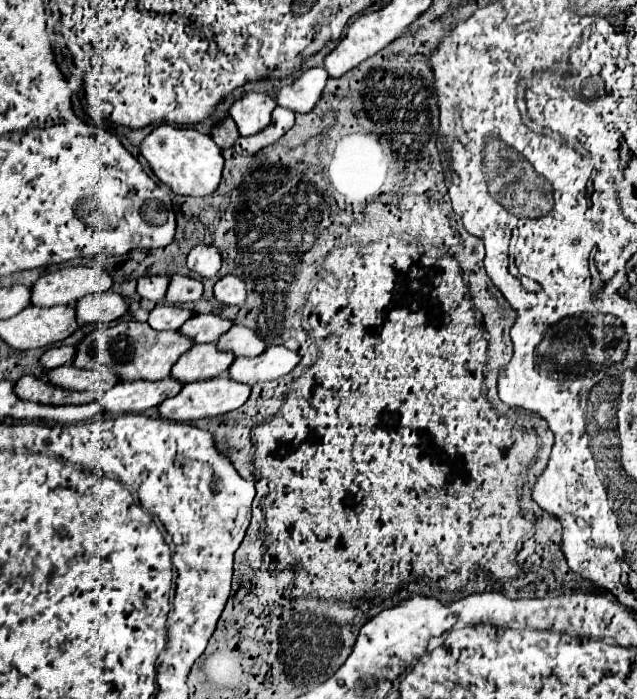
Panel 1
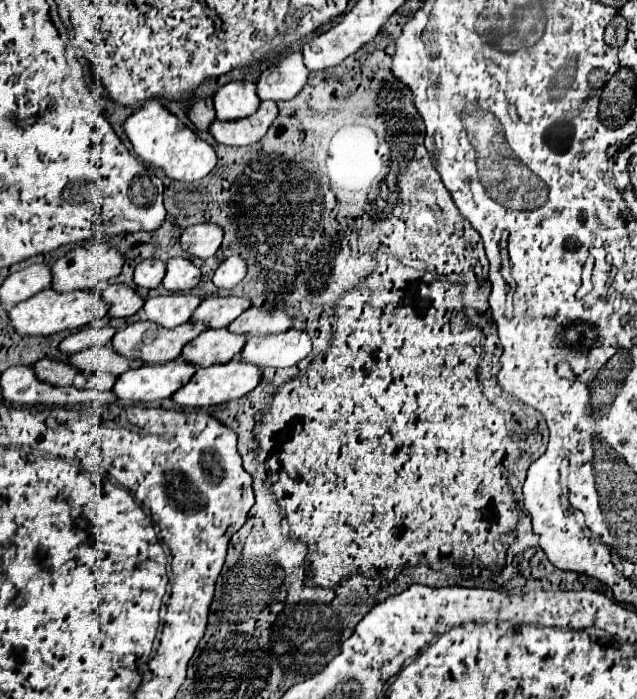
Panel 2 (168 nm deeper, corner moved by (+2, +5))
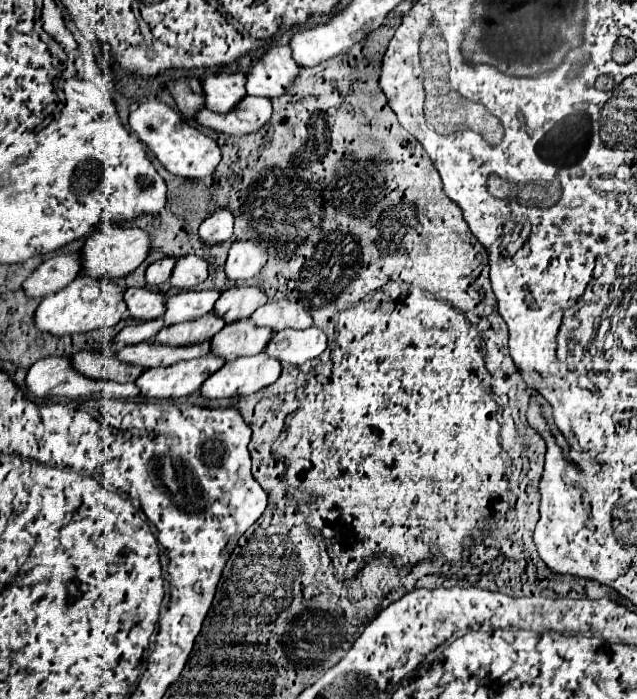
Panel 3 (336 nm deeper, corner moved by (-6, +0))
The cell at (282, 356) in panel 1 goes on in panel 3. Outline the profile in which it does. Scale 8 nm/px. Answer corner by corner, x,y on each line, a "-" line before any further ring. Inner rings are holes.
317,327
303,331
287,329
275,333
265,347
265,355
277,359
283,365
303,365
309,359
319,357
327,349
327,337

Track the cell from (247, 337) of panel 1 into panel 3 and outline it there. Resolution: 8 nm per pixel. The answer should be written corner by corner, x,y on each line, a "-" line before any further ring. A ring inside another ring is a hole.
293,301
265,303
251,315
251,321
257,327
269,327
271,331
307,329
313,325
313,319
307,315
307,311

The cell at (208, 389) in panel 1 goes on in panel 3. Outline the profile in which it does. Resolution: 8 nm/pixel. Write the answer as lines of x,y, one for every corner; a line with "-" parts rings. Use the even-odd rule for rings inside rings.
267,355
241,357
227,361
219,371
215,371
203,385
203,399
231,399
241,395
253,395
263,387
277,381
281,373
281,363

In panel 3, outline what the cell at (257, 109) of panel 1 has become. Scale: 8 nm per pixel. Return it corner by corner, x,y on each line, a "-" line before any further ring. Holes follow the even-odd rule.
207,73
201,83
207,93
207,109
215,113
229,113
247,97
243,73

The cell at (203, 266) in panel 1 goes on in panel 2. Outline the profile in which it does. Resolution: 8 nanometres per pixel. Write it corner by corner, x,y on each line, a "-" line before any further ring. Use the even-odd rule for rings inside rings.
203,222
185,228
181,234
181,244
183,250
189,256
199,256
199,258
209,258
213,256
223,240
223,228
215,226
213,222

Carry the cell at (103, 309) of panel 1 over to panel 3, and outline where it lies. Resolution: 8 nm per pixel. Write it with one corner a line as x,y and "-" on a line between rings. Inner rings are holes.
125,289
125,303
135,321
149,321
163,315
165,297
153,289

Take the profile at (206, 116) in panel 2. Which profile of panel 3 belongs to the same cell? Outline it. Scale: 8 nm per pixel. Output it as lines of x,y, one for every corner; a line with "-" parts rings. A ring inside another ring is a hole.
179,79
171,81
169,91
177,103
177,109
191,121
197,119
199,109
205,109
205,91
199,79

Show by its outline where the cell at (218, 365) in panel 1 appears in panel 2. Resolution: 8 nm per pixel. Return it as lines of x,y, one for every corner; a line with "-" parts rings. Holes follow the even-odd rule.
207,328
183,348
183,358
195,366
225,364
241,354
247,336
229,332
227,328

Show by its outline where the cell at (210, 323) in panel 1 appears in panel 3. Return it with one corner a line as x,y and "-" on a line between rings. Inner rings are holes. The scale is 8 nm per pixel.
231,287
221,293
215,303
215,315
225,319
225,323
235,323
249,319
255,309
267,303
267,295
259,287

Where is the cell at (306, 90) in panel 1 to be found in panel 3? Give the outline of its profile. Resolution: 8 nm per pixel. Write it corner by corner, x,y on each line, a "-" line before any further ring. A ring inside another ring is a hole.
273,45
247,73
247,93
267,99
281,97
295,85
299,73
301,67
295,63
291,49

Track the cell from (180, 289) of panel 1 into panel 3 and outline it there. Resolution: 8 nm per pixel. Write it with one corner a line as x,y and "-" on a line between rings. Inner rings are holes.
185,255
177,259
171,275
171,287
191,289
207,279
207,261
197,255

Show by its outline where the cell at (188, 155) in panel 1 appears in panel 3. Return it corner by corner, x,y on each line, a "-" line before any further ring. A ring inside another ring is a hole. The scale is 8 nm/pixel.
145,101
131,115
129,125
137,133
137,137
147,145
147,149
157,157
157,161
173,175
185,179
201,179
213,175
215,167
221,161
221,153
217,143
195,129
189,121
183,119
179,111
173,111
169,105
161,101

